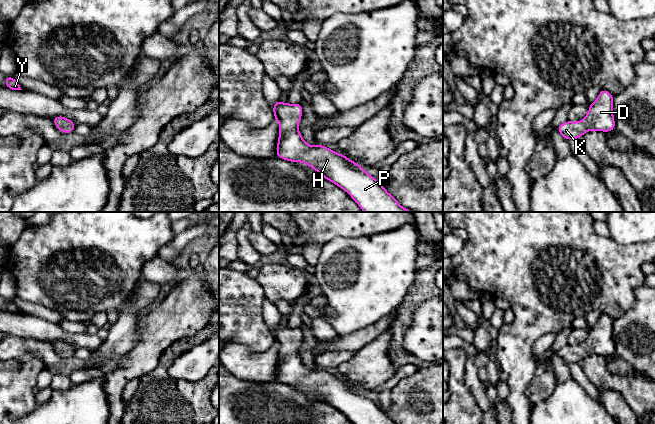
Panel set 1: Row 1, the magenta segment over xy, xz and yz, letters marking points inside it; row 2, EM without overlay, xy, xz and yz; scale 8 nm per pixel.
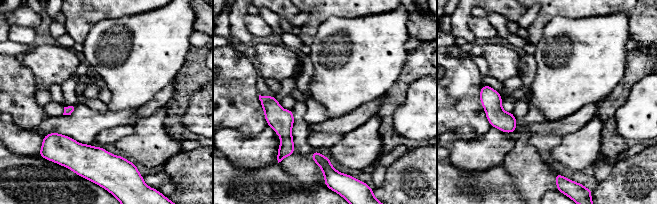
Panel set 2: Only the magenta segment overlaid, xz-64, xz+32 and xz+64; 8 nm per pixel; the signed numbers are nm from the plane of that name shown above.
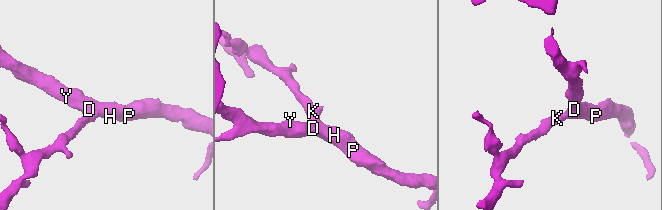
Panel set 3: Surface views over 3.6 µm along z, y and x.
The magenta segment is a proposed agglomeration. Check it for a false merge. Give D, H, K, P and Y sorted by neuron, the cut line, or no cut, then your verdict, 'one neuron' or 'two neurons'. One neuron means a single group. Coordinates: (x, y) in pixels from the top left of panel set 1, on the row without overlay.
groups D H K P Y; cut none; one neuron

